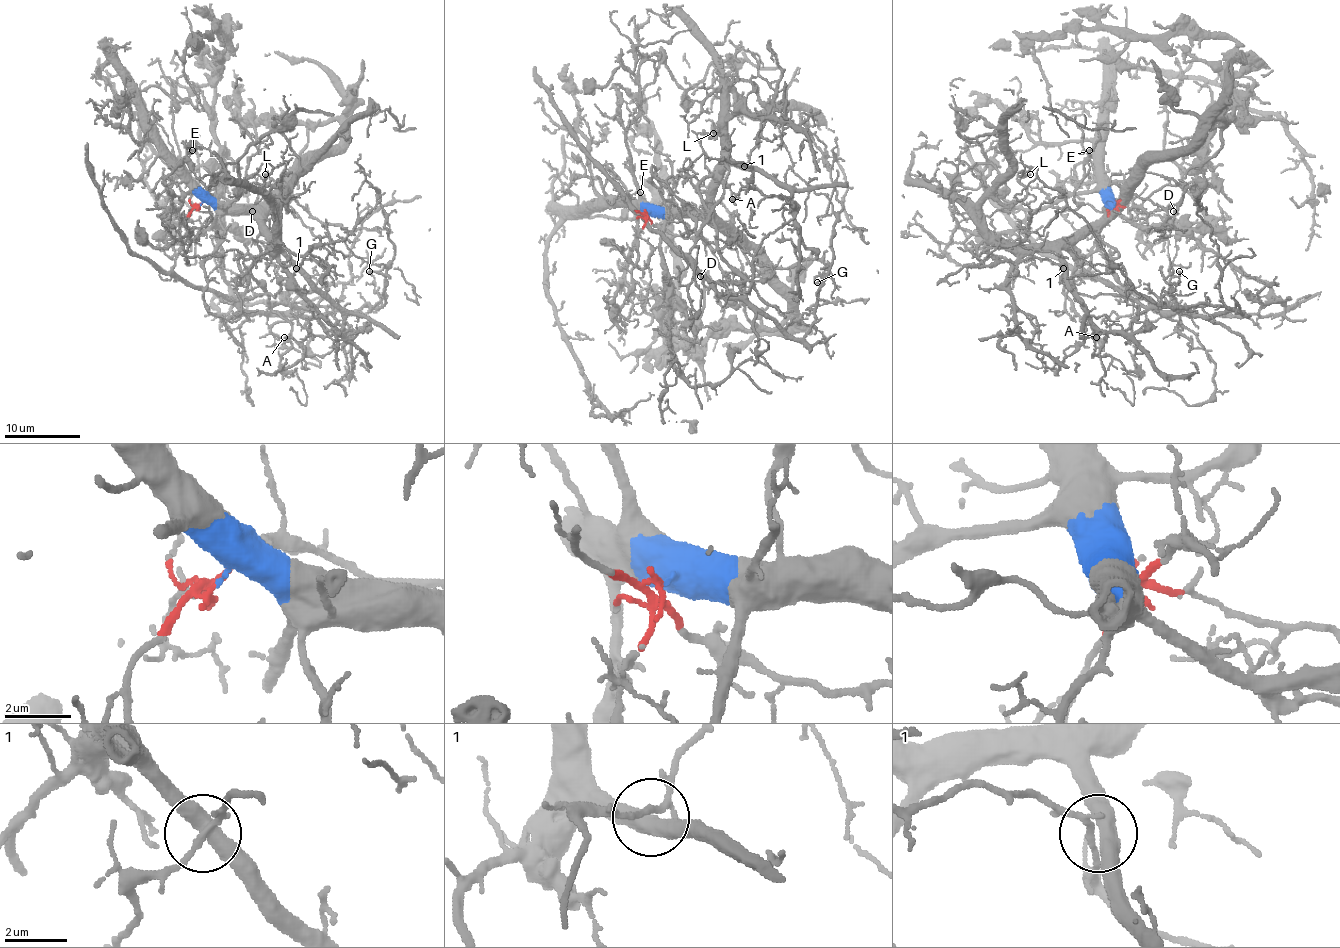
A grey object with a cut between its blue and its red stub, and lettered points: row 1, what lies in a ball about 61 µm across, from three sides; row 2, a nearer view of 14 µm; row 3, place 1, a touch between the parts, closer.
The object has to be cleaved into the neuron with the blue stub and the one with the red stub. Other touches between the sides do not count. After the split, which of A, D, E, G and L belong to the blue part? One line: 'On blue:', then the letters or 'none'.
On blue: A, E, L

